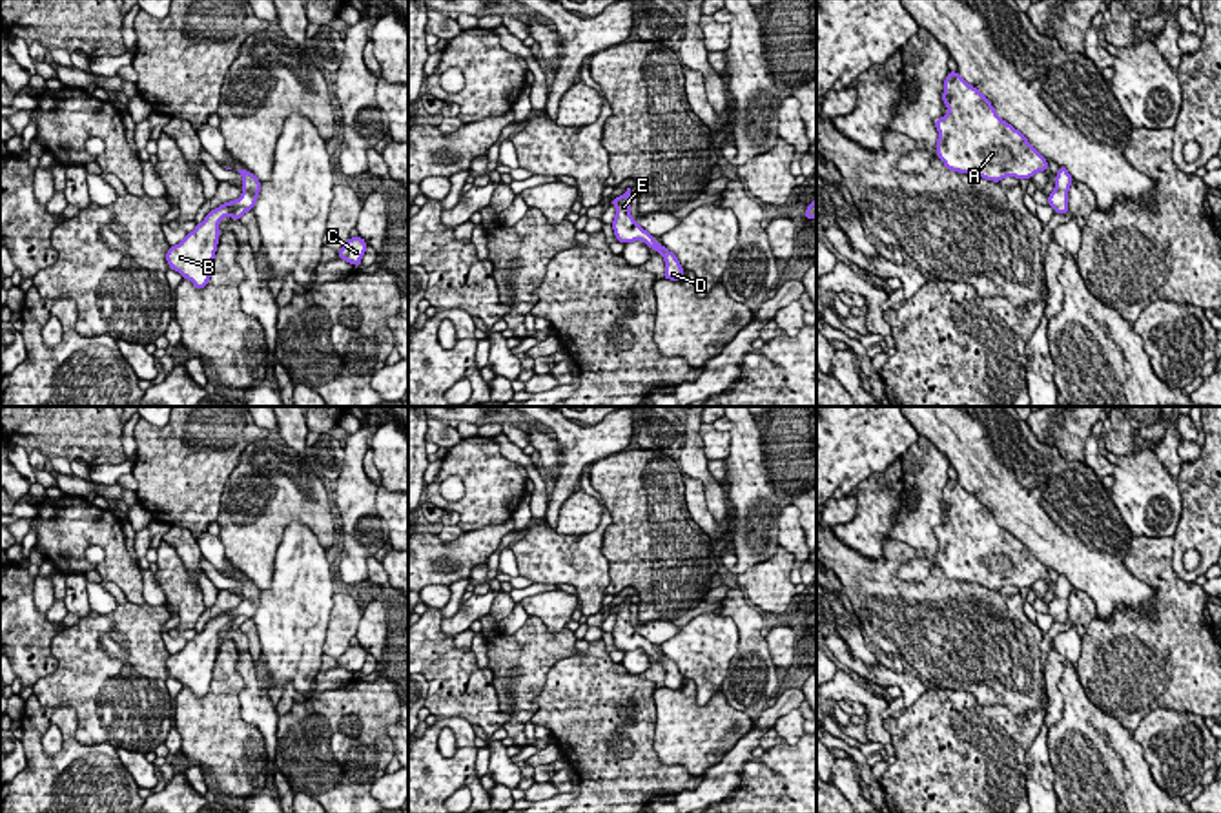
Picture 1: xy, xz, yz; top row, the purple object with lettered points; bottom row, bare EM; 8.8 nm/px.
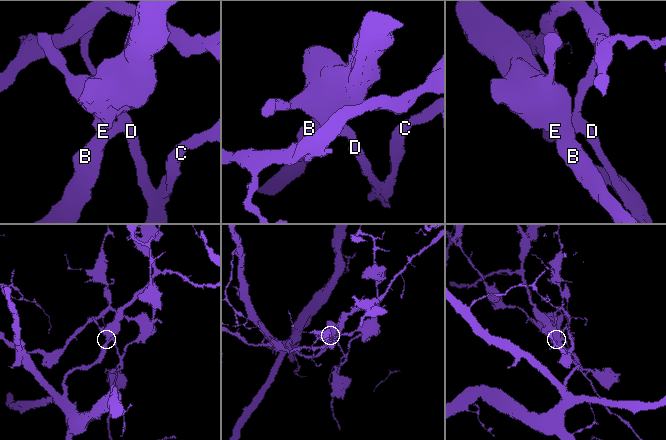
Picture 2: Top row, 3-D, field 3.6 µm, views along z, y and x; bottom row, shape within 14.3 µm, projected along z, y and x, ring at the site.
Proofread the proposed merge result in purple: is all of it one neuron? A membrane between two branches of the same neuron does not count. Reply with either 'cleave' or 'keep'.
cleave

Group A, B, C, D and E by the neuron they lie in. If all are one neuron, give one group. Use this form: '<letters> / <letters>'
A B E / C D

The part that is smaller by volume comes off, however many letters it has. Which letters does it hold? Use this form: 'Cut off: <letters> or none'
Cut off: C, D

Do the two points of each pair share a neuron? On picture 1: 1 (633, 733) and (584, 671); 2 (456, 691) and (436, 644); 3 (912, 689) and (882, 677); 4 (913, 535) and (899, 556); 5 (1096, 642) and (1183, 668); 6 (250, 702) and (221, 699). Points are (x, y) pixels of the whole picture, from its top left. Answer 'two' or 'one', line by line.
1: one
2: one
3: one
4: two
5: one
6: two

